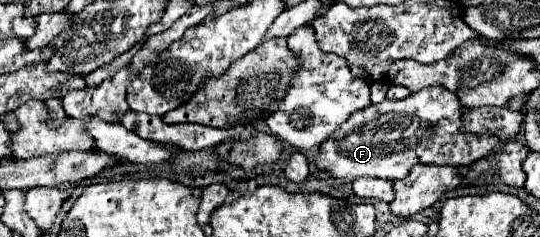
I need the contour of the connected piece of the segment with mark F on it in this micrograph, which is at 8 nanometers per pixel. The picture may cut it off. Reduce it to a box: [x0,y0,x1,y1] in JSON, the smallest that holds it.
[314,87,500,181]

